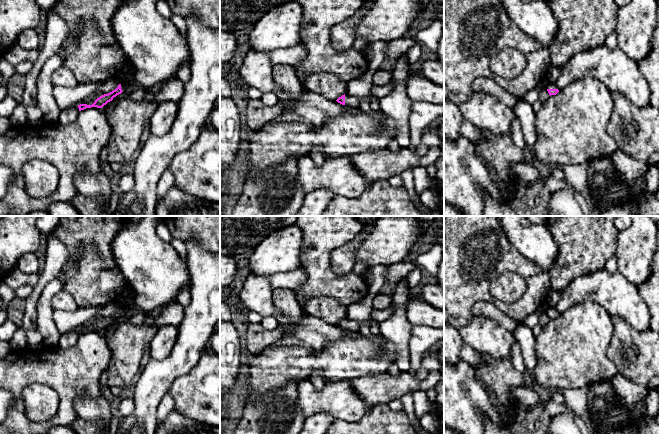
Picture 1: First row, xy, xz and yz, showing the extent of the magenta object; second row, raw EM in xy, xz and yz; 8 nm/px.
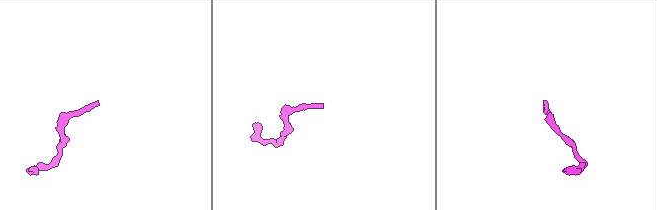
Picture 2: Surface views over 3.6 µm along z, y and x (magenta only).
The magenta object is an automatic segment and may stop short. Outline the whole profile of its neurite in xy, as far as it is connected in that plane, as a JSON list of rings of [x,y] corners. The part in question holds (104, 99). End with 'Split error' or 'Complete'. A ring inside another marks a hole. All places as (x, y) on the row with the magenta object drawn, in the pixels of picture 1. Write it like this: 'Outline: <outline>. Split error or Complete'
Outline: [[[128,82],[119,84],[118,87],[108,94],[104,94],[97,98],[92,105],[80,104],[78,105],[79,111],[84,110],[86,108],[97,107],[102,108],[108,102],[112,101],[114,97],[121,94],[123,91],[126,91],[130,88],[130,84]]]. Split error

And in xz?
Outline: [[[342,95],[336,100],[338,103],[345,105],[345,106],[350,106],[350,107],[359,107],[360,105],[360,99],[354,96],[349,96],[349,95]]]. Split error

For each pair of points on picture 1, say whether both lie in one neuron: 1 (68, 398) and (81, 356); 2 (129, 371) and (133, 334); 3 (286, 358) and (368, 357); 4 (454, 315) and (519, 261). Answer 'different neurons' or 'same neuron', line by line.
1: same neuron
2: same neuron
3: same neuron
4: same neuron

